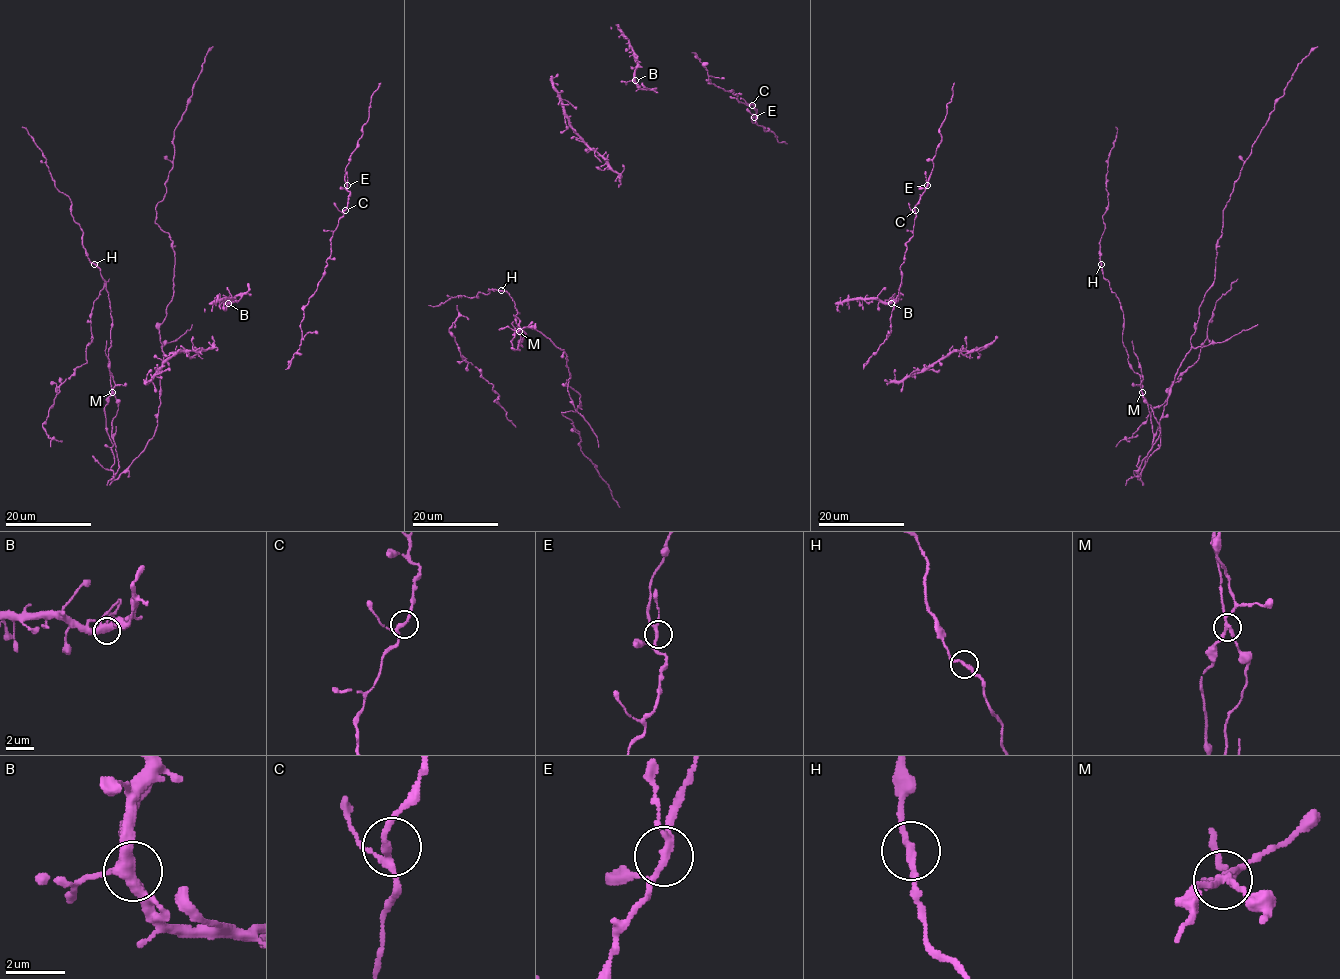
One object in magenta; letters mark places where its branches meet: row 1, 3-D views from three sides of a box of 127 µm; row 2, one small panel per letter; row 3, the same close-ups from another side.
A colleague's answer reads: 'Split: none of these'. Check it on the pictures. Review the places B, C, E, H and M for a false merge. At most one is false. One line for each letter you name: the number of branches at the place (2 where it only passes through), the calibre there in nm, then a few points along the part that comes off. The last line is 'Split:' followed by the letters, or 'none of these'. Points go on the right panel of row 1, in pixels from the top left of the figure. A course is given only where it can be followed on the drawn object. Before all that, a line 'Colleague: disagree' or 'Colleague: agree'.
Colleague: disagree
M: 4 | 200 nm | (1141, 392), (1153, 438), (1139, 479), (1215, 276), (1216, 241), (1234, 182), (1297, 65), (1317, 46)
Split: M

